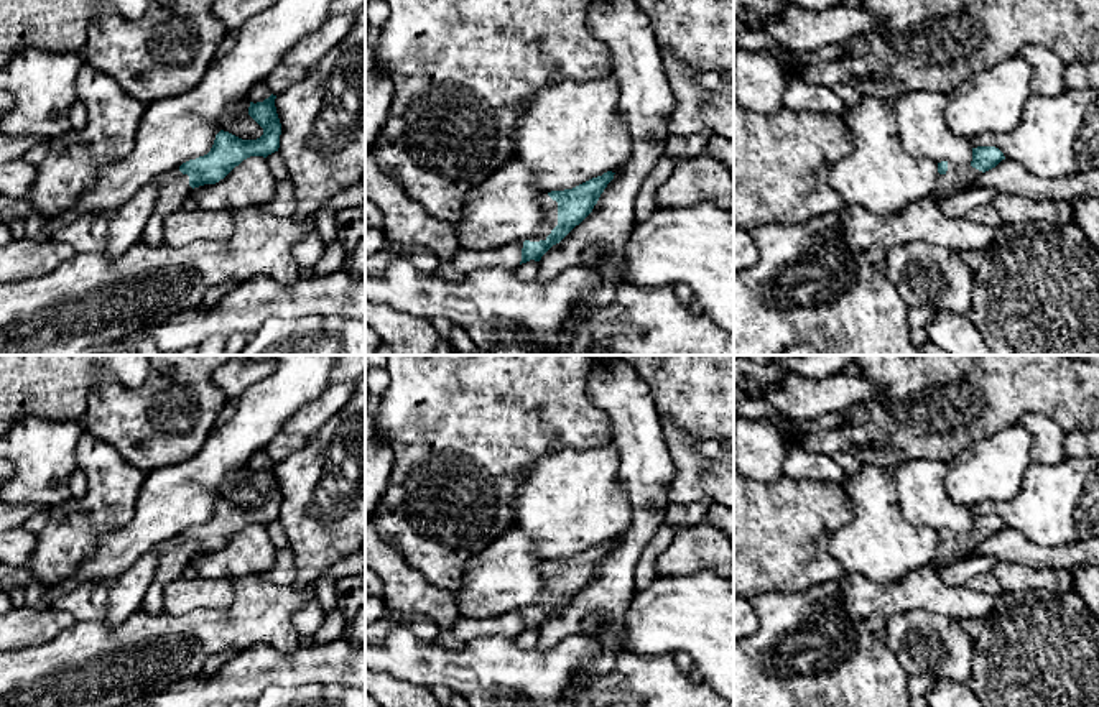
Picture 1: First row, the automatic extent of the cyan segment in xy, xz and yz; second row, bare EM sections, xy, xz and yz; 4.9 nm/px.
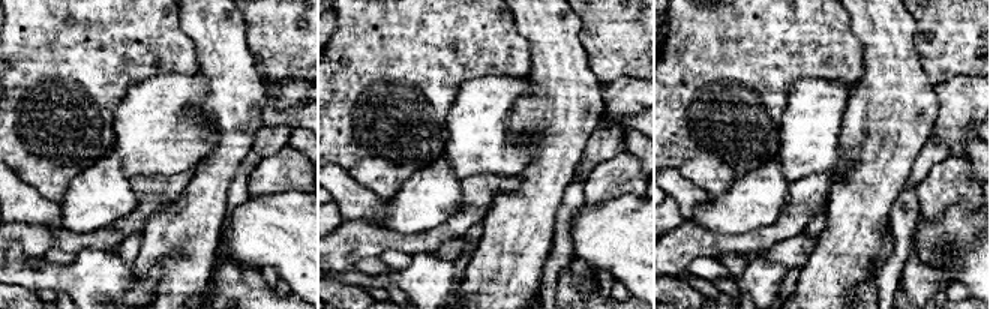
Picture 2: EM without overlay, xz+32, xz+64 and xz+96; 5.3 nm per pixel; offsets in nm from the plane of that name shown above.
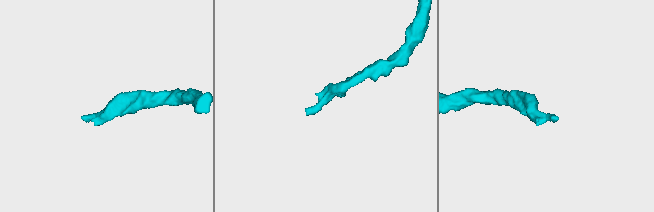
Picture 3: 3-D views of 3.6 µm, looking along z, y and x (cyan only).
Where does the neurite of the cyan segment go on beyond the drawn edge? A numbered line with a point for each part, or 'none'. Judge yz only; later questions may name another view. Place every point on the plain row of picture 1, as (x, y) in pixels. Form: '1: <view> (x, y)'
1: yz (958, 546)

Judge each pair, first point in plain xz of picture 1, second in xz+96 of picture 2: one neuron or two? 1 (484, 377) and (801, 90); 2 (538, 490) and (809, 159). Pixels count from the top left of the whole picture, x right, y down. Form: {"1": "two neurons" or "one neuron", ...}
{"1": "two neurons", "2": "one neuron"}

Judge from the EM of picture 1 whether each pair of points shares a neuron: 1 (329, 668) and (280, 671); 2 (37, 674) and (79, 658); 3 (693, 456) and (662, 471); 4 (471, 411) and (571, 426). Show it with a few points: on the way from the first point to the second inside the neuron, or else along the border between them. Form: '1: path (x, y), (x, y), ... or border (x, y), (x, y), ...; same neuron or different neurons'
1: path (318, 668), (296, 668), (292, 671); same neuron
2: path (46, 674), (69, 668); same neuron
3: border (663, 428), (673, 466), (667, 487), (672, 502); different neurons
4: path (496, 411), (520, 411), (538, 425), (547, 425); same neuron

